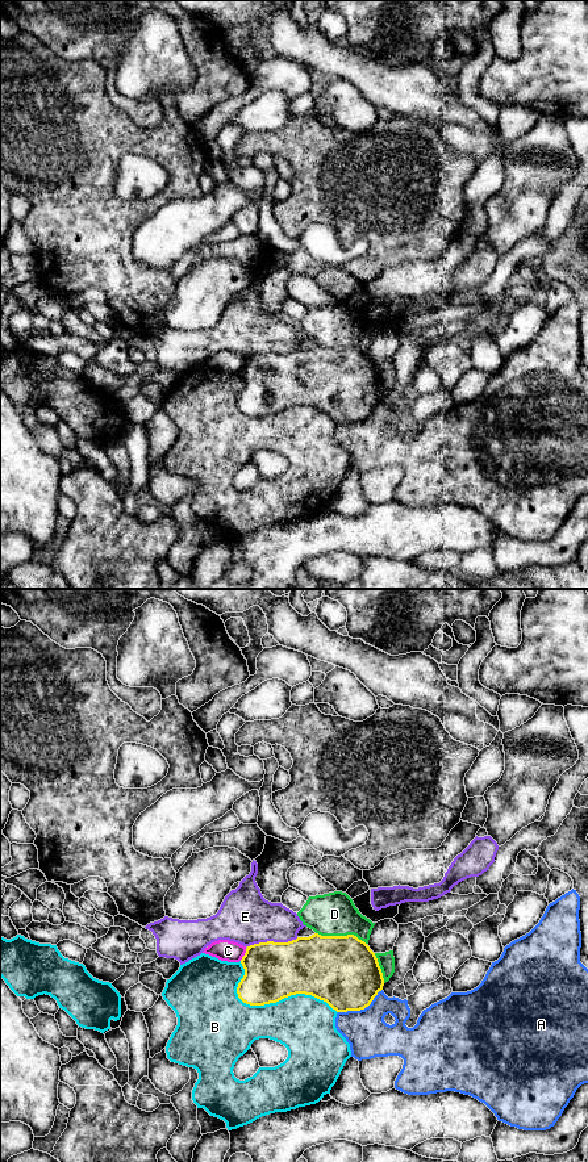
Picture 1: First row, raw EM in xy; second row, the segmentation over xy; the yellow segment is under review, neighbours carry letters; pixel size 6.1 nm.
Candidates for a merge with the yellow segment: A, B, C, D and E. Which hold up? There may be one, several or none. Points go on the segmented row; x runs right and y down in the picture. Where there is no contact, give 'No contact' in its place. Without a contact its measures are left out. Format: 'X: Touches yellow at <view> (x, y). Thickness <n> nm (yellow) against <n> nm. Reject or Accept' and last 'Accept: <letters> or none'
A: Touches yellow at xy (361, 1008). Thickness 440 nm (yellow) against 260 nm. Reject
B: Touches yellow at xy (270, 1002). Thickness 360 nm (yellow) against 360 nm. Reject
C: Touches yellow at xy (245, 954). Thickness 360 nm (yellow) against 130 nm. Reject
D: Touches yellow at xy (341, 936). Thickness 440 nm (yellow) against 260 nm. Reject
E: Touches yellow at xy (272, 941). Thickness 360 nm (yellow) against 320 nm. Reject
Accept: none

